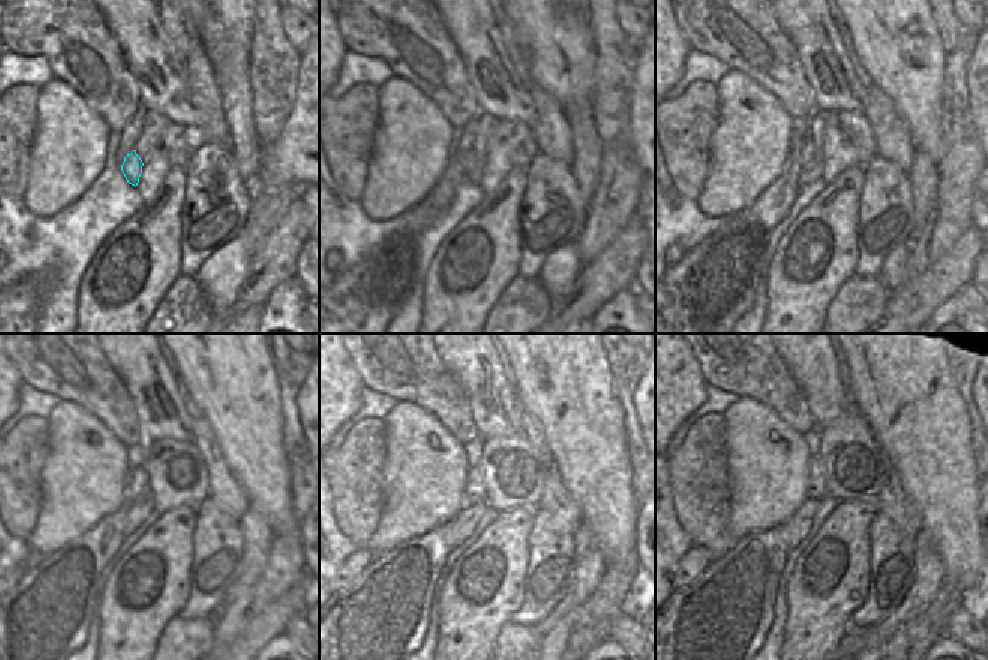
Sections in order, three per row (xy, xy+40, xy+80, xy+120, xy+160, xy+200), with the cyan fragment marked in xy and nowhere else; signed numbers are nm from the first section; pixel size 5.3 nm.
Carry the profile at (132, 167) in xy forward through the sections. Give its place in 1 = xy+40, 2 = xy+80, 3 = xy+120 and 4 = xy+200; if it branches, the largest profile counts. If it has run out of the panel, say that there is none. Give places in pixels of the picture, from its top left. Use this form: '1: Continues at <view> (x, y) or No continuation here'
1: Continues at xy+40 (470, 158)
2: Continues at xy+80 (807, 158)
3: Continues at xy+120 (140, 488)
4: Continues at xy+200 (816, 491)

